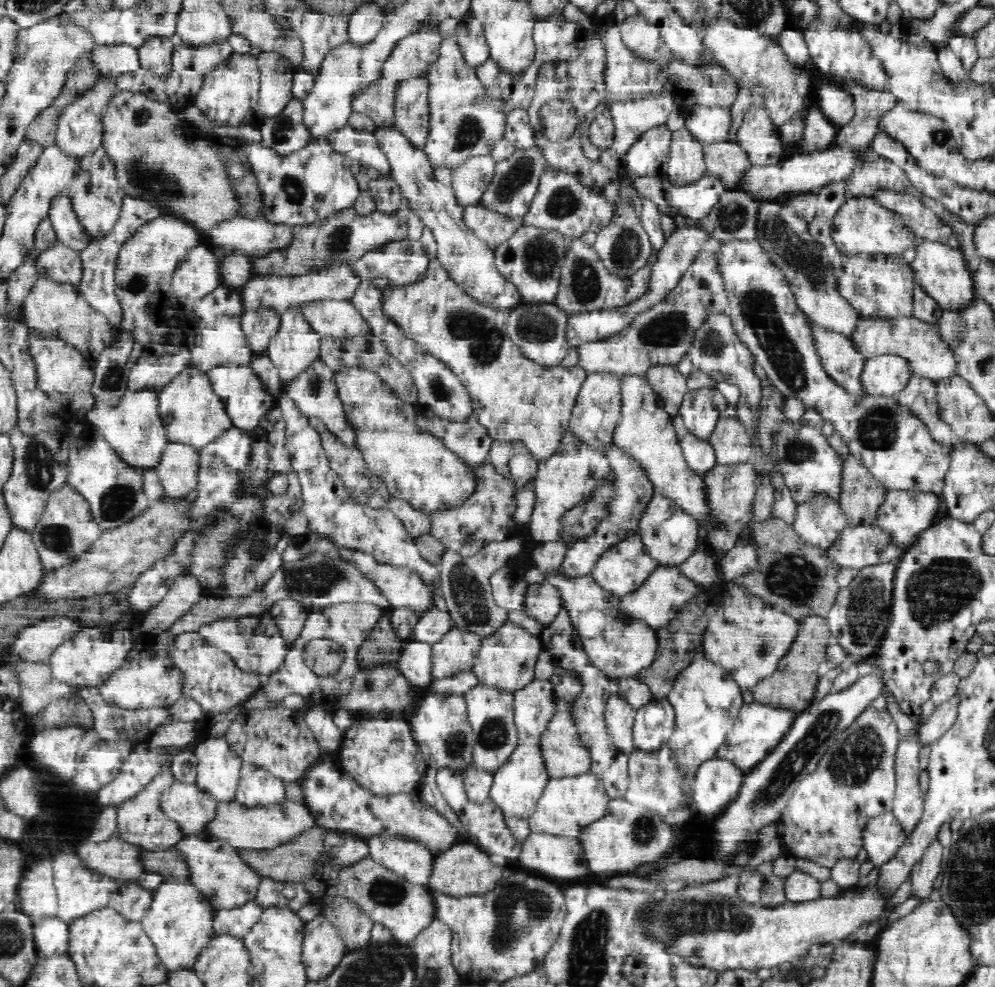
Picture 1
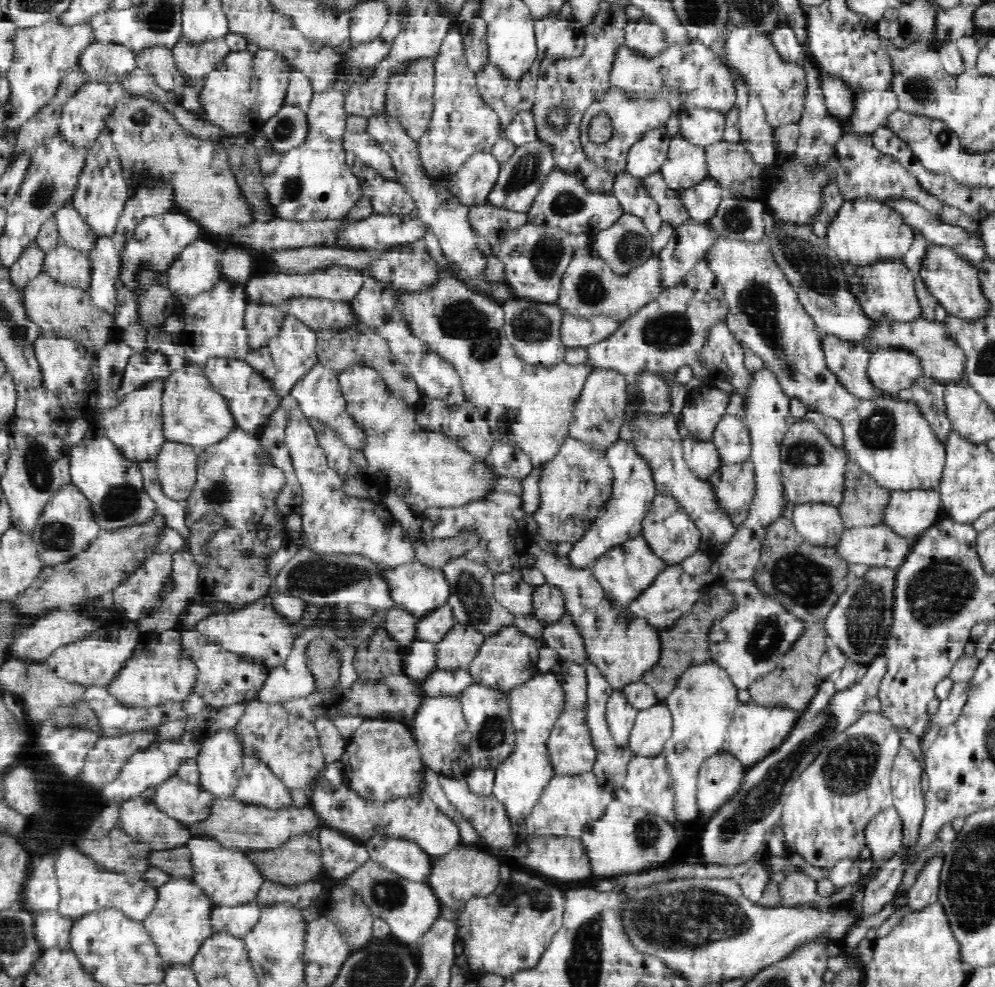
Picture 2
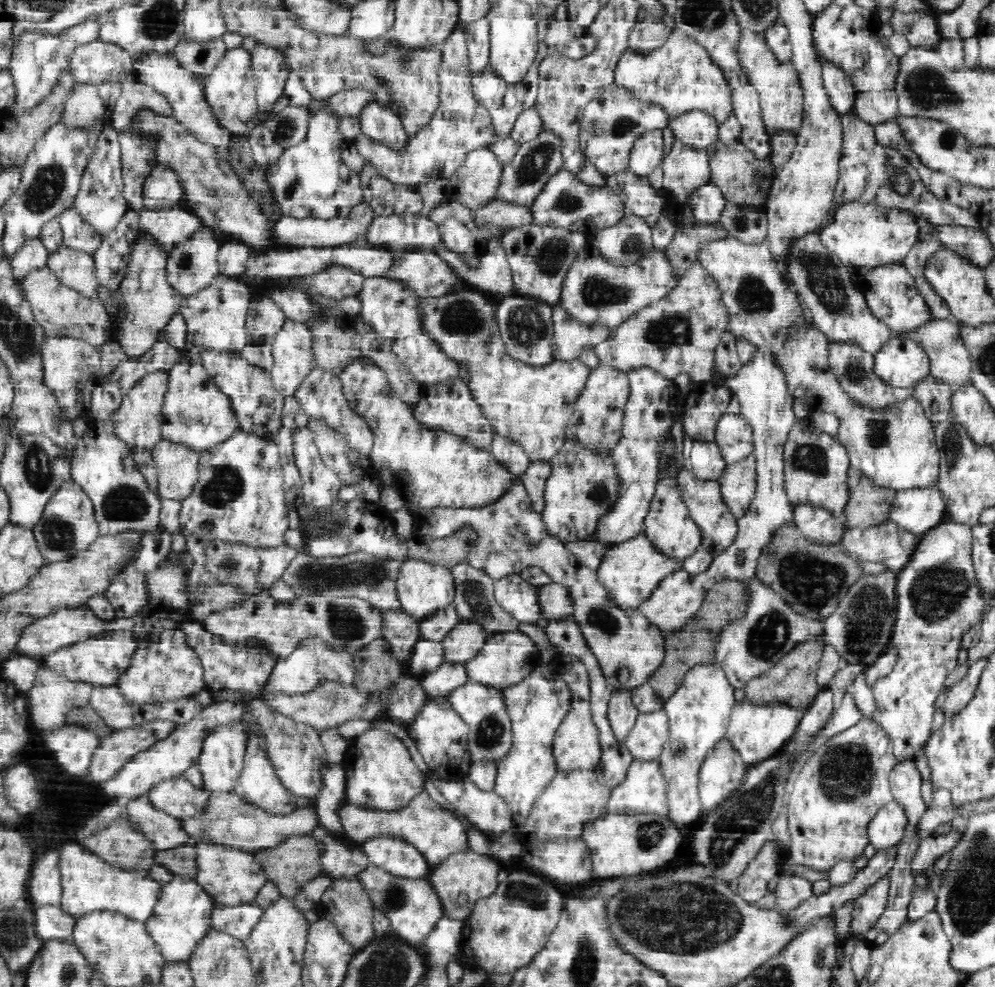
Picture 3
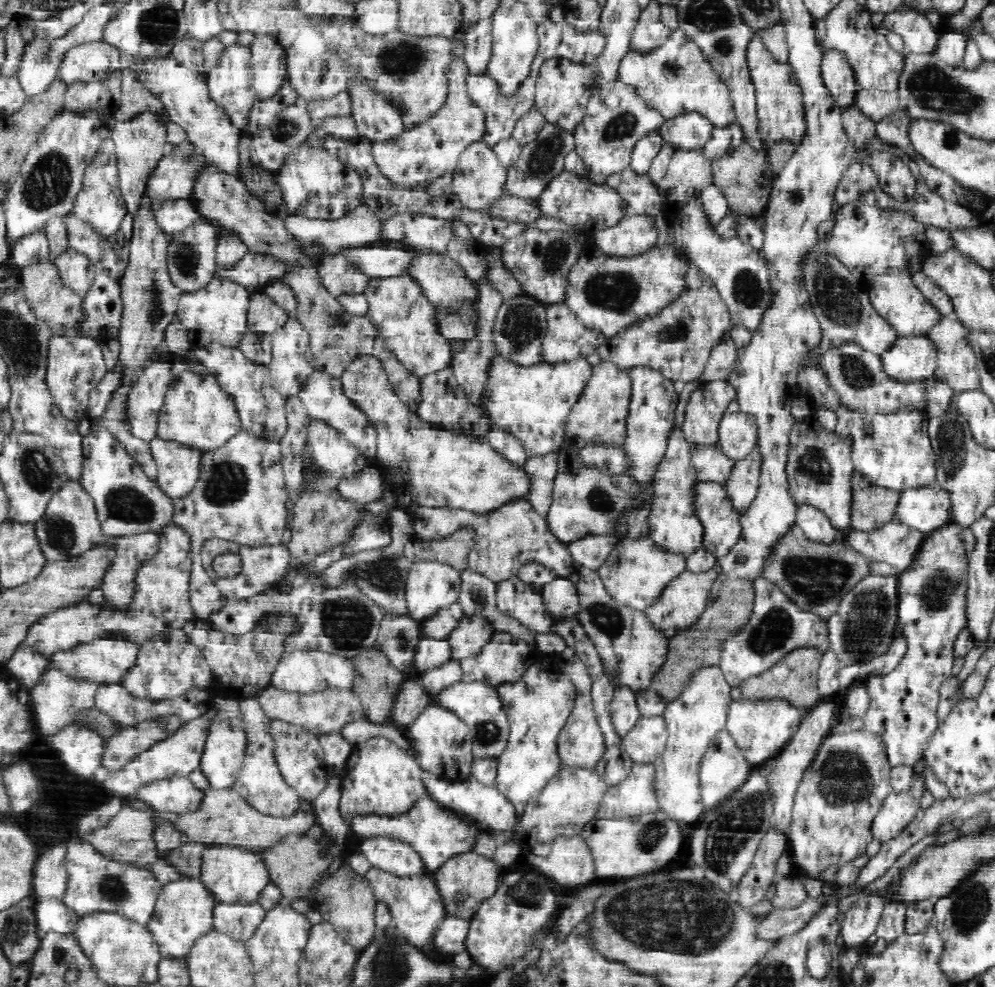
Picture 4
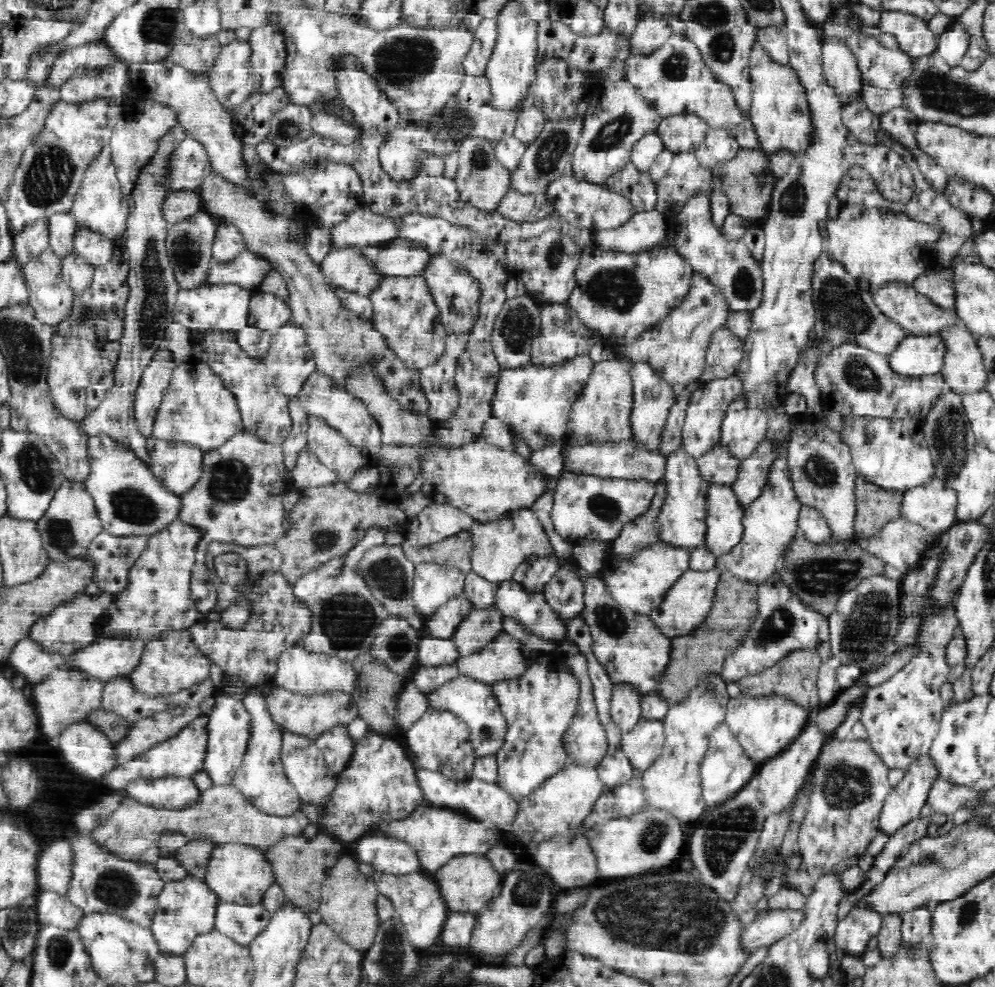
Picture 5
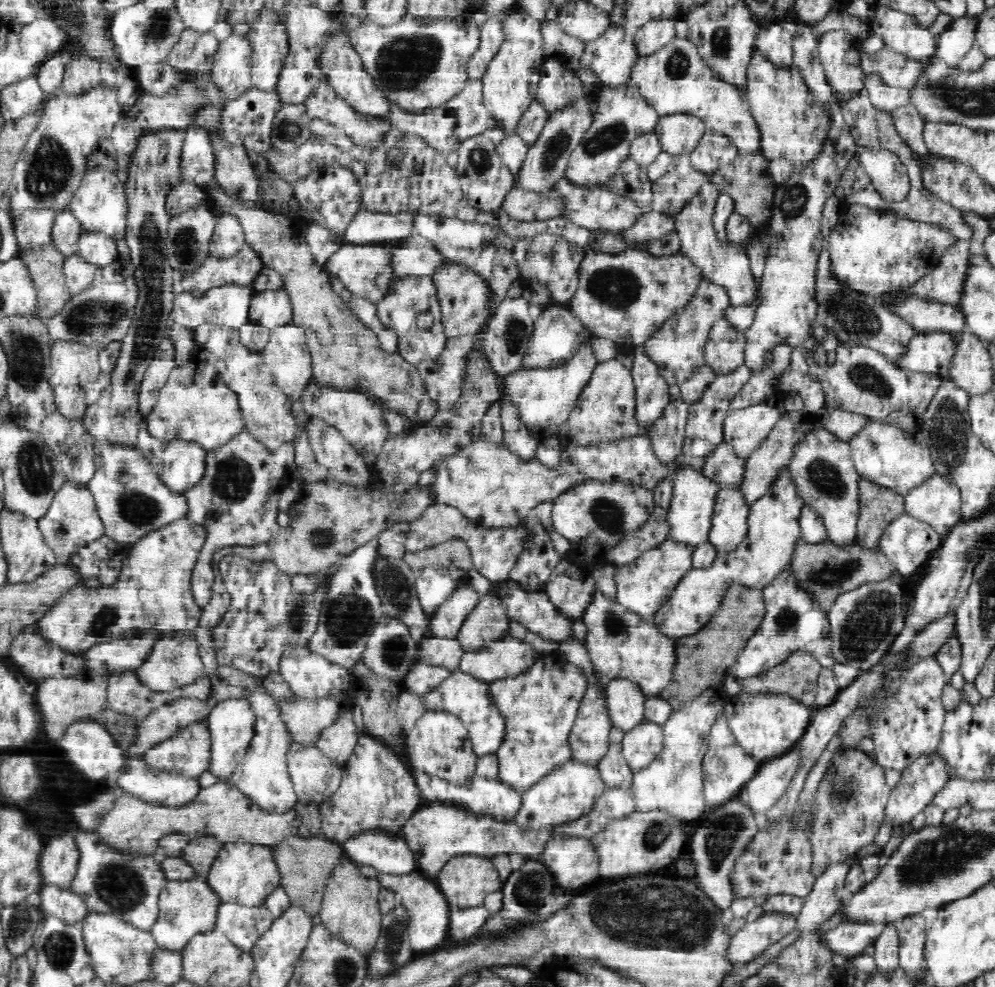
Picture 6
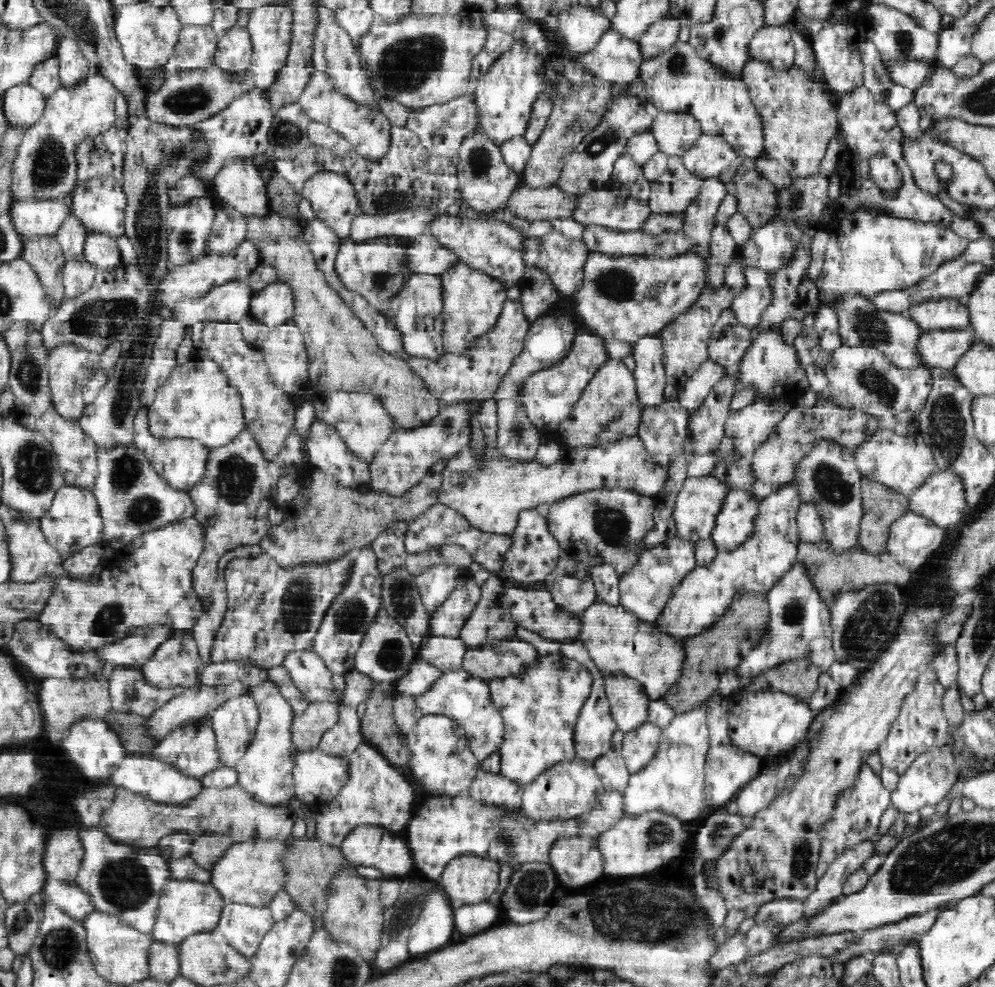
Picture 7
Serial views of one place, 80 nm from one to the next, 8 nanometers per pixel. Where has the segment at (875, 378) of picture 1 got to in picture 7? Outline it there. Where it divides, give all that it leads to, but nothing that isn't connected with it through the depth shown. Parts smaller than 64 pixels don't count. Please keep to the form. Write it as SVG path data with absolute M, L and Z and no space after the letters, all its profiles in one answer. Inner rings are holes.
M970 326L965 330L922 333L916 342L917 360L920 367L928 371L951 371L956 366L957 358L960 358L976 339Z

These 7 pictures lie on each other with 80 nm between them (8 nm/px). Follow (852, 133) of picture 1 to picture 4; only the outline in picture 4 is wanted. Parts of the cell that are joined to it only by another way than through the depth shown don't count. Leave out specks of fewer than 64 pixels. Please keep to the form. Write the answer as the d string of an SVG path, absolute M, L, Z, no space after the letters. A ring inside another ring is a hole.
M858 90L854 106L872 122L877 123L899 110L899 96L896 91Z

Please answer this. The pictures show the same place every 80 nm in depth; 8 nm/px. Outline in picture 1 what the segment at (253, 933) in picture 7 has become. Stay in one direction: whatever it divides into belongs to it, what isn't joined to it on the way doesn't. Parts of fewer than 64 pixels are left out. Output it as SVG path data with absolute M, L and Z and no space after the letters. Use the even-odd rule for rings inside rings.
M252 900L242 906L214 911L215 935L227 935L242 939L259 922L264 907Z

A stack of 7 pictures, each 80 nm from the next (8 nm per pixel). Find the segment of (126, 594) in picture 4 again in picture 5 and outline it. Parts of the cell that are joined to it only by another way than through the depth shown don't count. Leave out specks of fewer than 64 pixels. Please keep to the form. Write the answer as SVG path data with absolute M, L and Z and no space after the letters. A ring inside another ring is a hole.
M103 530L85 553L96 562L94 580L100 591L115 598L126 593L130 570L148 550L150 542L147 534L117 537Z

